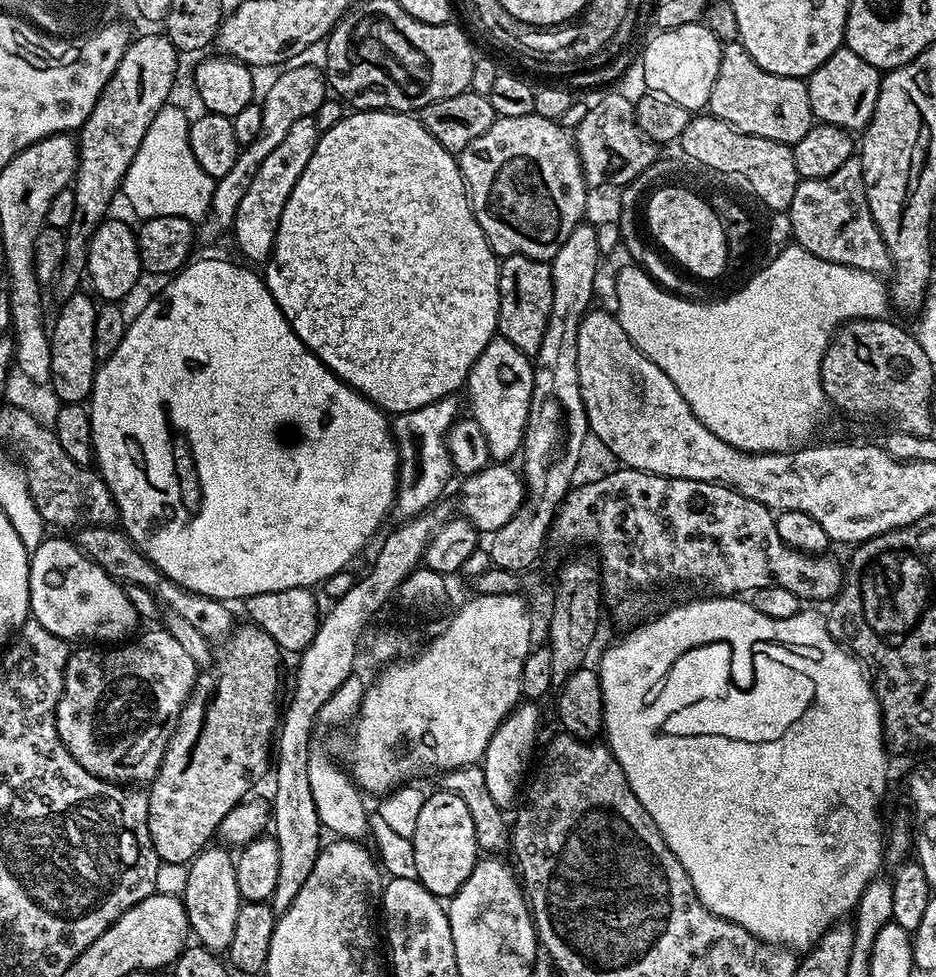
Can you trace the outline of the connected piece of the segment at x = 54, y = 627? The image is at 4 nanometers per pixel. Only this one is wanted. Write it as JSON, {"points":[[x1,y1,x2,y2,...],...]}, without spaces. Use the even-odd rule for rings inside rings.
{"points":[[45,538,39,546,31,549,28,565,30,616,31,619,42,622,42,626,46,626,50,634,58,634,58,638,69,642,120,642,131,637,137,631,136,608,123,591,127,592,106,574,106,570,99,568,89,556,84,555,71,539]]}

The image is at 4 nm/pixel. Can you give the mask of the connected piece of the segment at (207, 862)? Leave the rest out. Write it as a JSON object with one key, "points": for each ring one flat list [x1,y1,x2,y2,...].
{"points":[[209,846,199,852,195,860,187,865,189,878,183,892,184,909,188,915,188,926,199,947,208,948,217,954,227,953,230,938,234,938,234,922,241,906,240,891,236,881,234,856,227,847]]}

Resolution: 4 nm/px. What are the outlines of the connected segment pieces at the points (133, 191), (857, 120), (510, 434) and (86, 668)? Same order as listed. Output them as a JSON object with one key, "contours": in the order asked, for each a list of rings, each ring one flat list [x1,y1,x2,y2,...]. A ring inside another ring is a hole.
{"contours":[[[166,106,150,122,150,130,146,130,146,138,142,138,142,146,138,146,138,154,134,154,134,162,130,162,130,170,124,175,122,196,140,215,141,221,155,216,181,216,193,222,200,222,209,215,212,207,212,195,216,189,216,180,202,166,198,166,198,158,194,158,194,150,190,150,190,134,188,126,190,116,180,108]],[[846,46,834,50,834,54,830,54,806,80,813,117,819,123,832,124,853,134,863,133,878,102,881,75,881,69,870,66,866,58,858,58,854,50]],[[497,334,492,337,492,340,486,346,486,350,482,350,482,354,478,354,474,366,468,371,468,382,466,385,468,404,466,400,466,408,467,411,468,408,472,411,469,412,471,419,476,420,478,426,481,427,493,461,511,461,513,459,511,456,515,452,517,455,523,449,524,431,526,430,528,411,530,410,530,398,534,390,532,366,533,361,522,350,518,350,518,346,514,346,514,342,510,342,505,336]],[[142,632,119,646,105,647,108,648,105,652,100,646,77,647,80,649,77,652,75,649,66,662,64,689,56,707,58,738,70,750,74,762,91,776,121,786,144,786,156,777,198,671,196,660,186,654,186,649,169,632]]]}

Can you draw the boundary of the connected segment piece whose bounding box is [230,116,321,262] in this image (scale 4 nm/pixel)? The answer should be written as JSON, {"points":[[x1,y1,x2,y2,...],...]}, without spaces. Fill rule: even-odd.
{"points":[[315,116,298,118,294,126,290,126,282,142,268,155,266,162,258,166,258,174,254,174,254,182,250,182,250,190,238,202,236,217,232,219,231,235,236,235,236,244,243,259,267,261,272,254,272,247,278,234,278,222,282,218,282,210,286,210,286,202,290,198,290,190,294,190,294,182,302,178,302,170,306,170,306,162,314,154,320,141,321,130,316,125]]}

